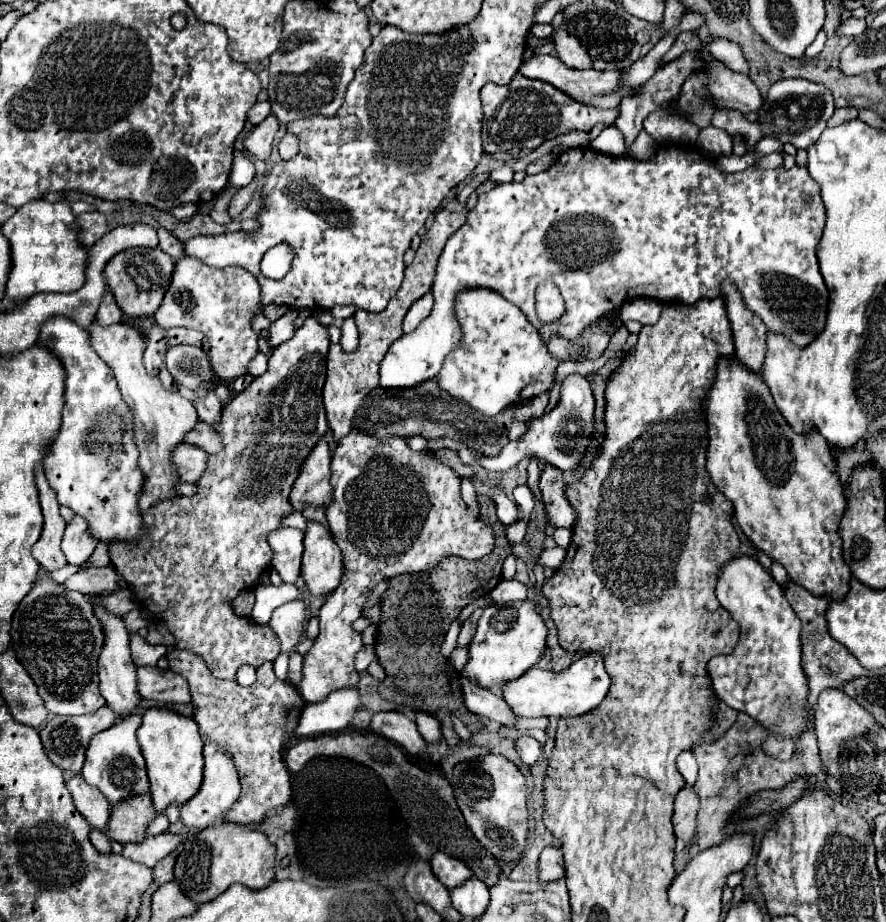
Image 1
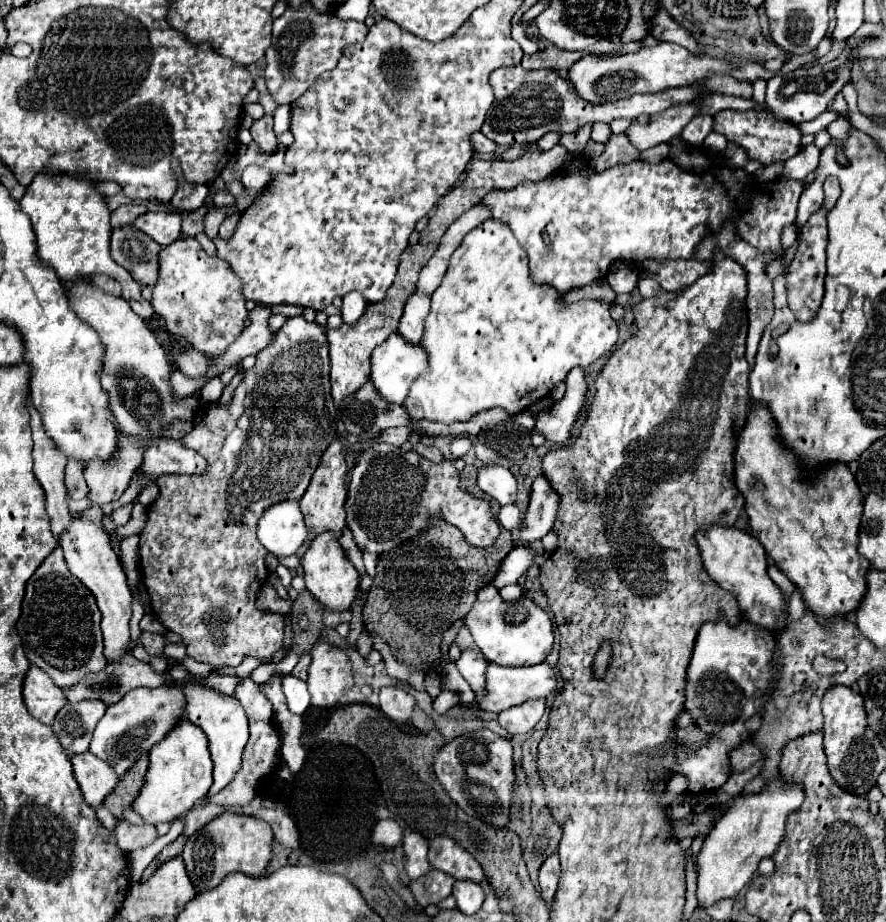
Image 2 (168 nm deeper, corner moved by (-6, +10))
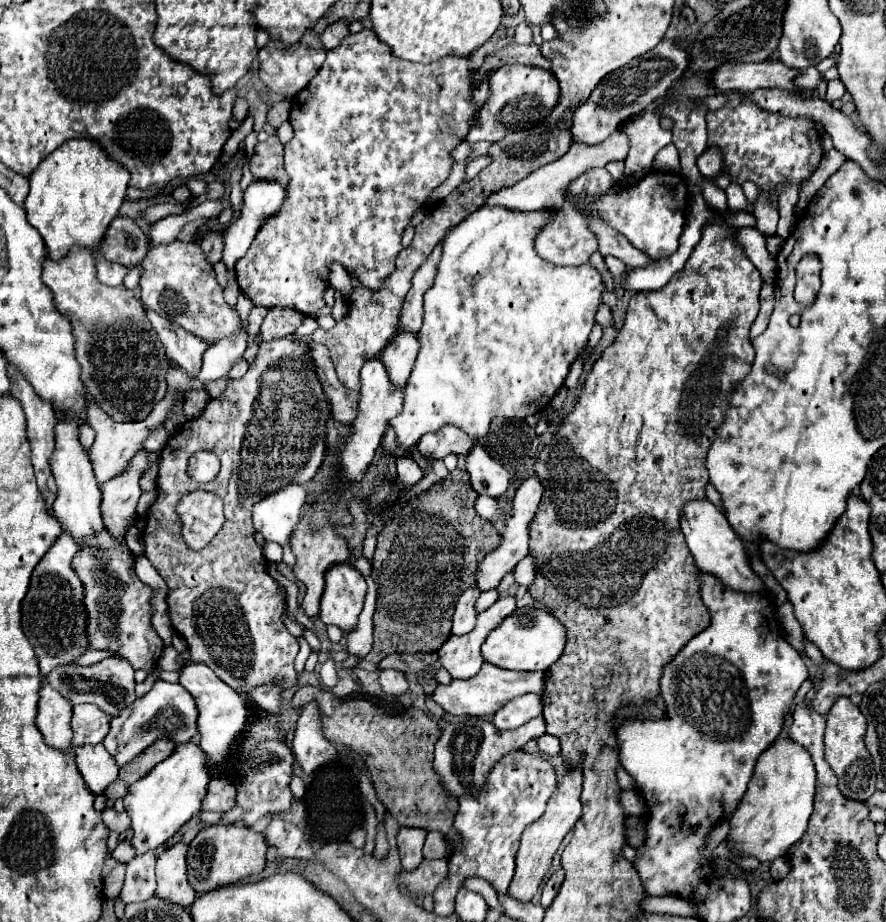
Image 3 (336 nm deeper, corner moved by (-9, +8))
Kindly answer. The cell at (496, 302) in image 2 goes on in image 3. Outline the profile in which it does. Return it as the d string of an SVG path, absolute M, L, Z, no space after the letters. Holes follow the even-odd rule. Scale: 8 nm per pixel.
M484 206L476 212L472 212L466 220L462 220L446 238L444 242L444 252L442 252L442 260L438 264L438 276L434 280L434 286L426 292L424 296L424 324L418 332L418 340L420 340L420 352L414 364L414 370L408 378L406 384L406 396L404 396L404 408L402 412L390 420L390 426L394 428L398 442L402 448L412 450L420 438L428 432L436 432L446 424L454 424L458 428L462 428L472 440L484 438L488 432L488 424L492 418L502 416L502 418L526 418L530 414L538 414L544 408L548 408L548 404L552 402L554 394L564 386L564 380L568 376L570 366L584 354L584 358L588 360L594 350L588 346L588 336L596 324L596 312L602 304L602 294L604 294L604 284L600 274L590 266L568 266L568 268L560 268L560 266L552 266L548 262L544 262L536 250L534 250L534 236L536 232L540 232L540 228L546 224L550 210L536 210L536 212L512 212L506 208L498 208L498 206Z

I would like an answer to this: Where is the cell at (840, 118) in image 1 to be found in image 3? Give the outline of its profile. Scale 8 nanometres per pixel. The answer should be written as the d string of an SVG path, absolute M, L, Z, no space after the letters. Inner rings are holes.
M830 80L830 82L828 82L828 90L826 90L826 100L832 104L832 102L838 100L844 92L846 92L846 88L844 88L844 84L842 84L840 80Z

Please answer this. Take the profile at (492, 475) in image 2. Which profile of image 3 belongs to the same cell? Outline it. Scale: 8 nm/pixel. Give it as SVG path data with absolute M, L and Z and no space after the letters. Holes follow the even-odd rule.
M474 444L472 452L466 456L466 470L470 474L470 484L478 494L502 498L510 486L510 474L494 462L482 444Z

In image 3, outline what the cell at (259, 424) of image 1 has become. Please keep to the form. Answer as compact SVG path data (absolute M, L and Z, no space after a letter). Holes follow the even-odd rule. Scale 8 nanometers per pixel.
M288 334L272 342L260 342L256 360L250 364L248 372L238 380L230 380L224 394L210 400L202 416L182 424L160 452L160 474L156 484L158 498L146 514L146 526L142 534L146 544L144 556L168 586L166 602L170 620L174 630L180 632L180 636L184 636L188 642L190 660L210 666L216 676L236 688L236 692L244 692L246 688L268 682L278 682L284 688L296 686L294 658L298 654L298 640L286 630L282 622L284 592L268 576L262 546L254 542L256 530L252 524L252 508L258 500L278 492L288 484L306 484L314 478L326 450L328 418L330 402L316 376L316 366L312 364L312 358L308 358L308 344ZM198 450L214 452L222 464L214 482L204 486L192 482L186 474L188 458ZM198 488L216 492L216 496L220 496L224 502L226 516L222 530L208 546L202 548L202 552L194 552L188 548L188 544L184 544L184 538L180 536L180 520L176 516L176 504L184 498L184 494L196 492Z

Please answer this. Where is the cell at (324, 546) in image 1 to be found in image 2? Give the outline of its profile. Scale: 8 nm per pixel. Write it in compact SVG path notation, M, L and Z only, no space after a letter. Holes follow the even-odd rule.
M321 534L321 538L315 538L301 558L303 570L305 570L305 584L307 590L331 612L345 612L351 608L351 604L357 600L359 590L359 572L345 556L345 550L339 542L333 542L329 534Z

